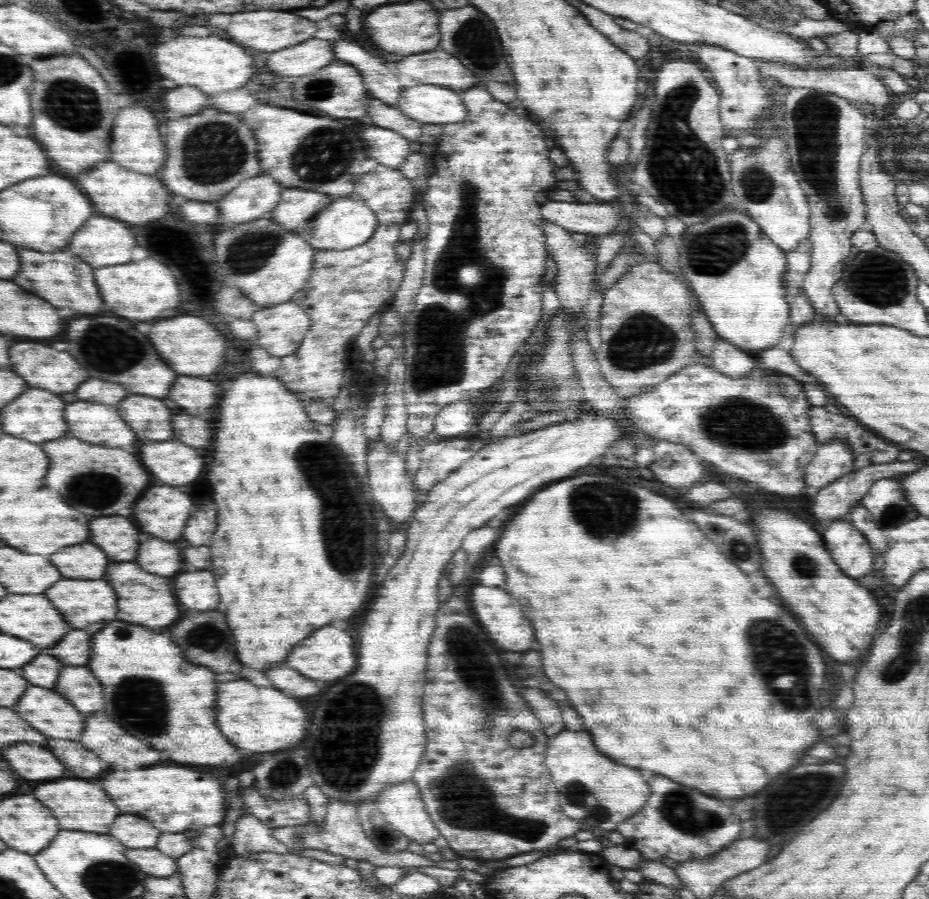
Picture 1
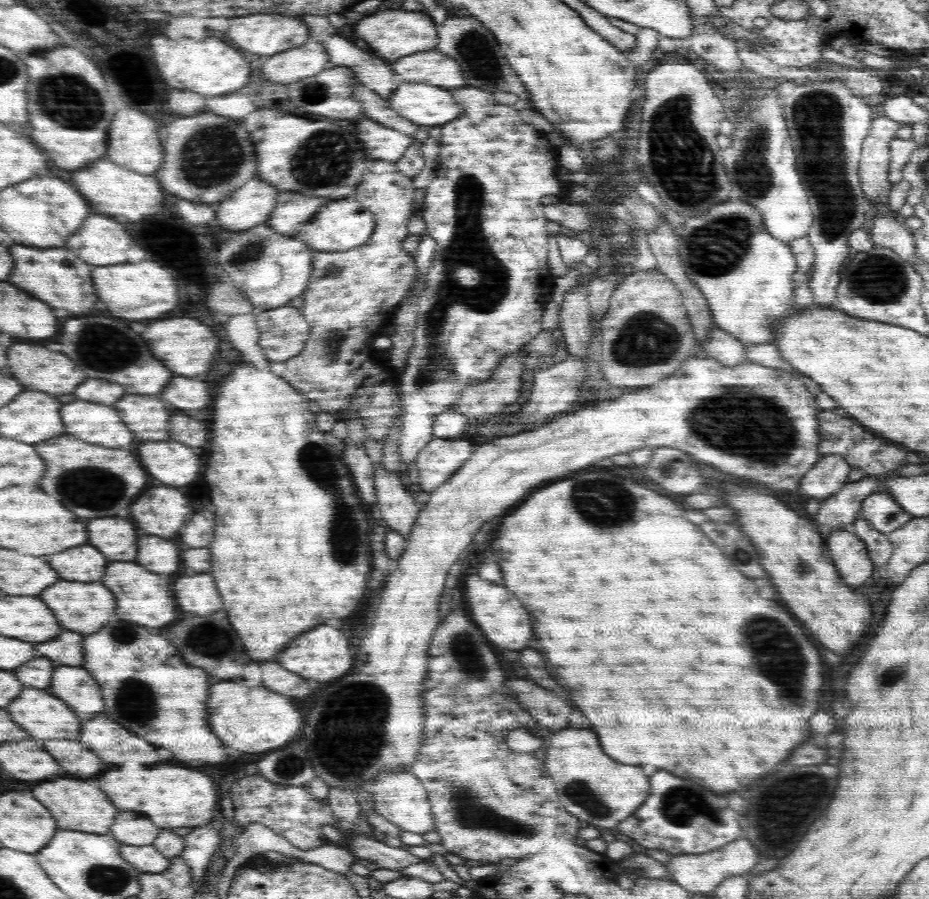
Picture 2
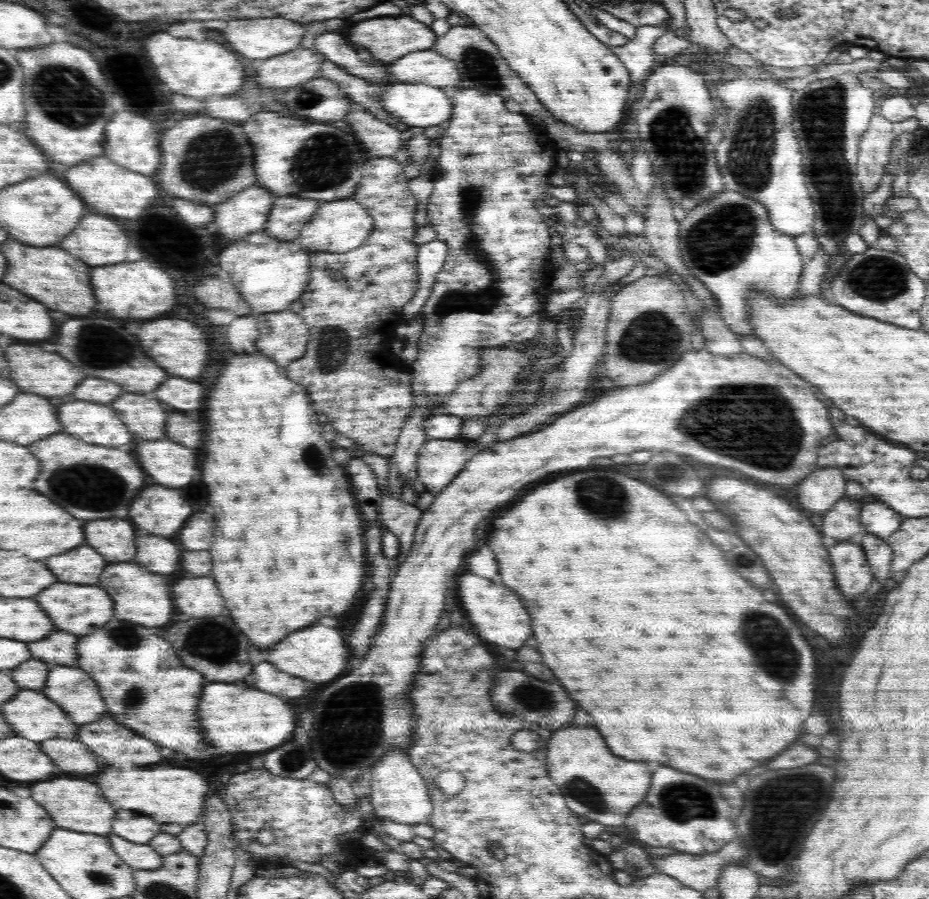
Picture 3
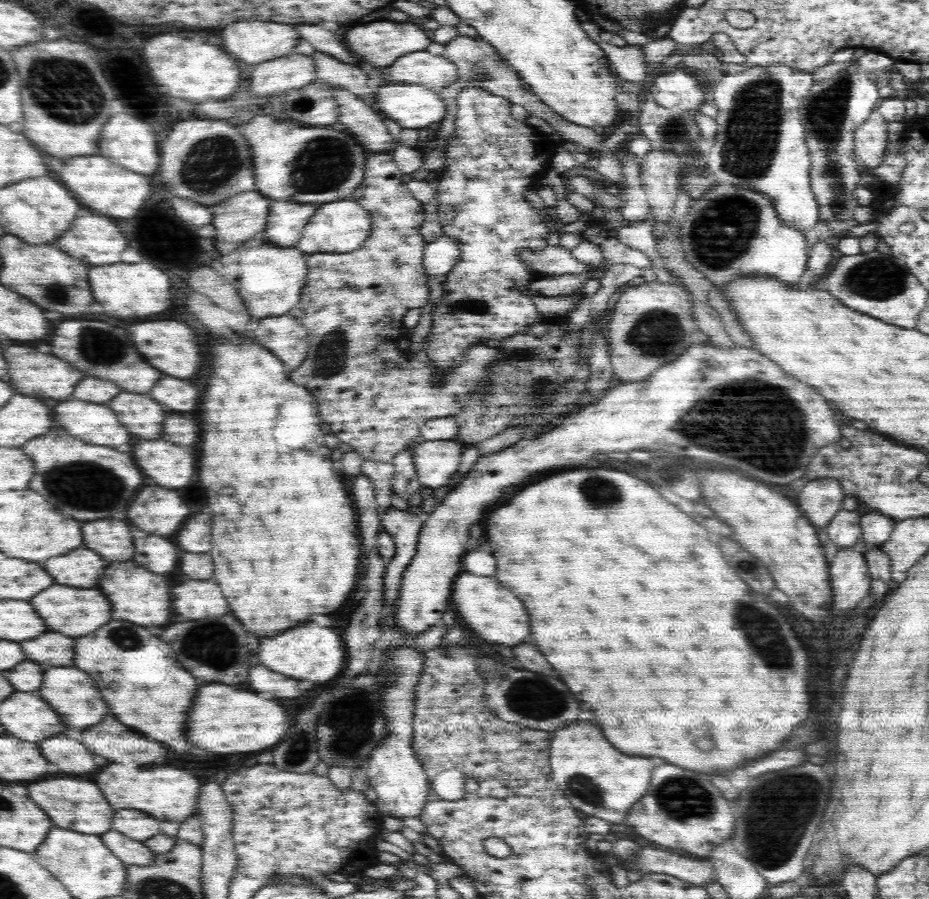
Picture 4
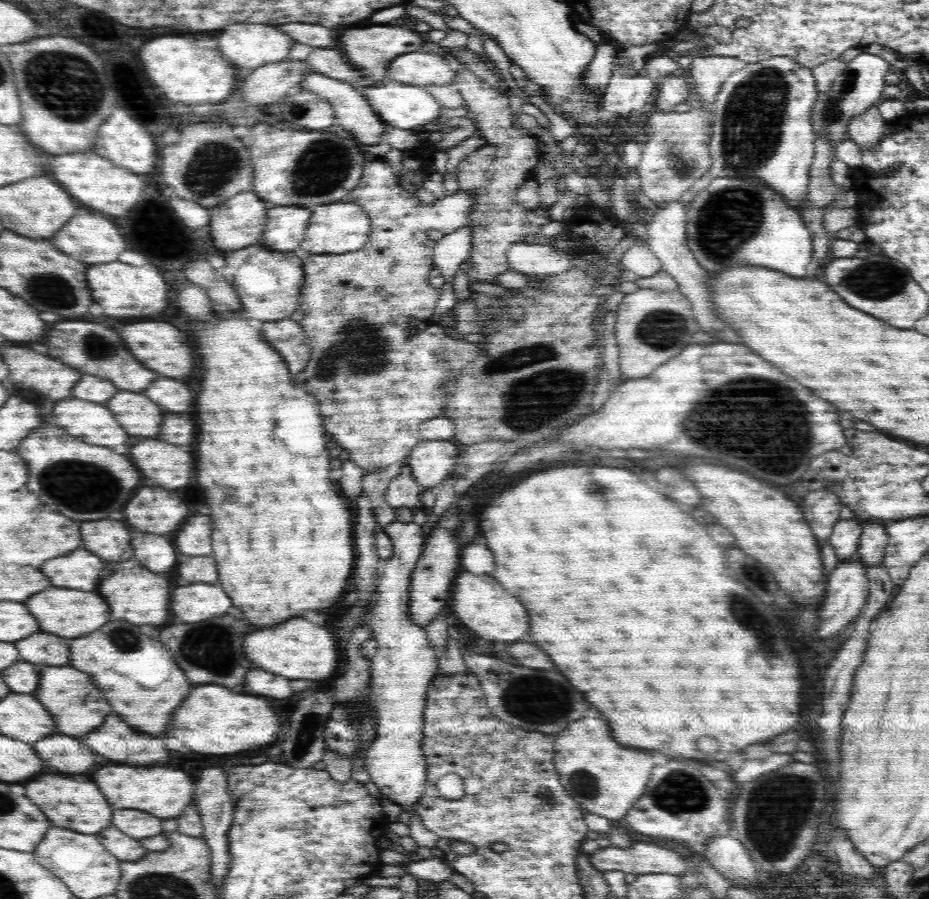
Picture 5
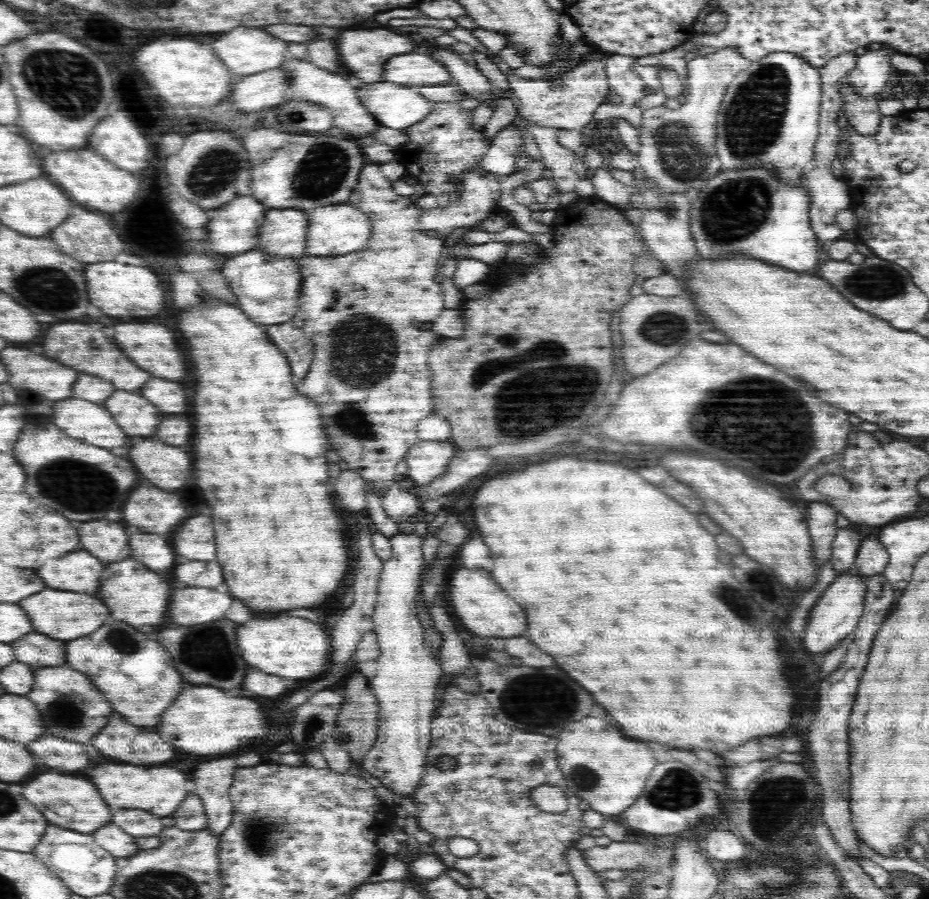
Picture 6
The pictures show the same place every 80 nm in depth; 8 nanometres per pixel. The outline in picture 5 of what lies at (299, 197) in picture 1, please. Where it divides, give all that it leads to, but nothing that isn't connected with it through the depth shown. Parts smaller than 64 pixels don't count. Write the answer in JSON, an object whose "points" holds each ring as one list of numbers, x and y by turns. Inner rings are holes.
{"points":[[286,204,270,208,262,244,270,246,270,250,299,252,312,213,313,210,310,208,298,208,298,206,286,206]]}

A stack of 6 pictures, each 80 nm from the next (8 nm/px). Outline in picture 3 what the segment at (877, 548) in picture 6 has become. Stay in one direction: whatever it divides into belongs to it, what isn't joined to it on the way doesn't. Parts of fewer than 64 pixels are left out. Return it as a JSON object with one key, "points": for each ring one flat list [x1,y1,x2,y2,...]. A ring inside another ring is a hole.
{"points":[[875,499,864,501,861,508,862,531,884,539,898,530,902,518,893,508]]}

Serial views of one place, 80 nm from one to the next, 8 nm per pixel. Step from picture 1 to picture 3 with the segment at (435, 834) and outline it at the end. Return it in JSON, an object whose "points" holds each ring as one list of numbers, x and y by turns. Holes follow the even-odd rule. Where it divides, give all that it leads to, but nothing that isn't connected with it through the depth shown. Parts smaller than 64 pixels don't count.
{"points":[[389,753,370,769,367,780,370,782,372,793,371,803,375,816,380,819,390,819,402,824,430,824,433,809,430,793,423,777,411,764,410,758,403,757,402,753]]}

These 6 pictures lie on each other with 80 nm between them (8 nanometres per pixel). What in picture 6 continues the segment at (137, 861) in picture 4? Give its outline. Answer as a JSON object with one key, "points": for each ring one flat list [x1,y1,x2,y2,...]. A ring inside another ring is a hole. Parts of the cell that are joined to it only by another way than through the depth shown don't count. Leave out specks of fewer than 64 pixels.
{"points":[[106,824,95,830,92,836,96,844,116,858,130,858,141,851,139,846,134,844,134,838,122,832,116,824]]}

